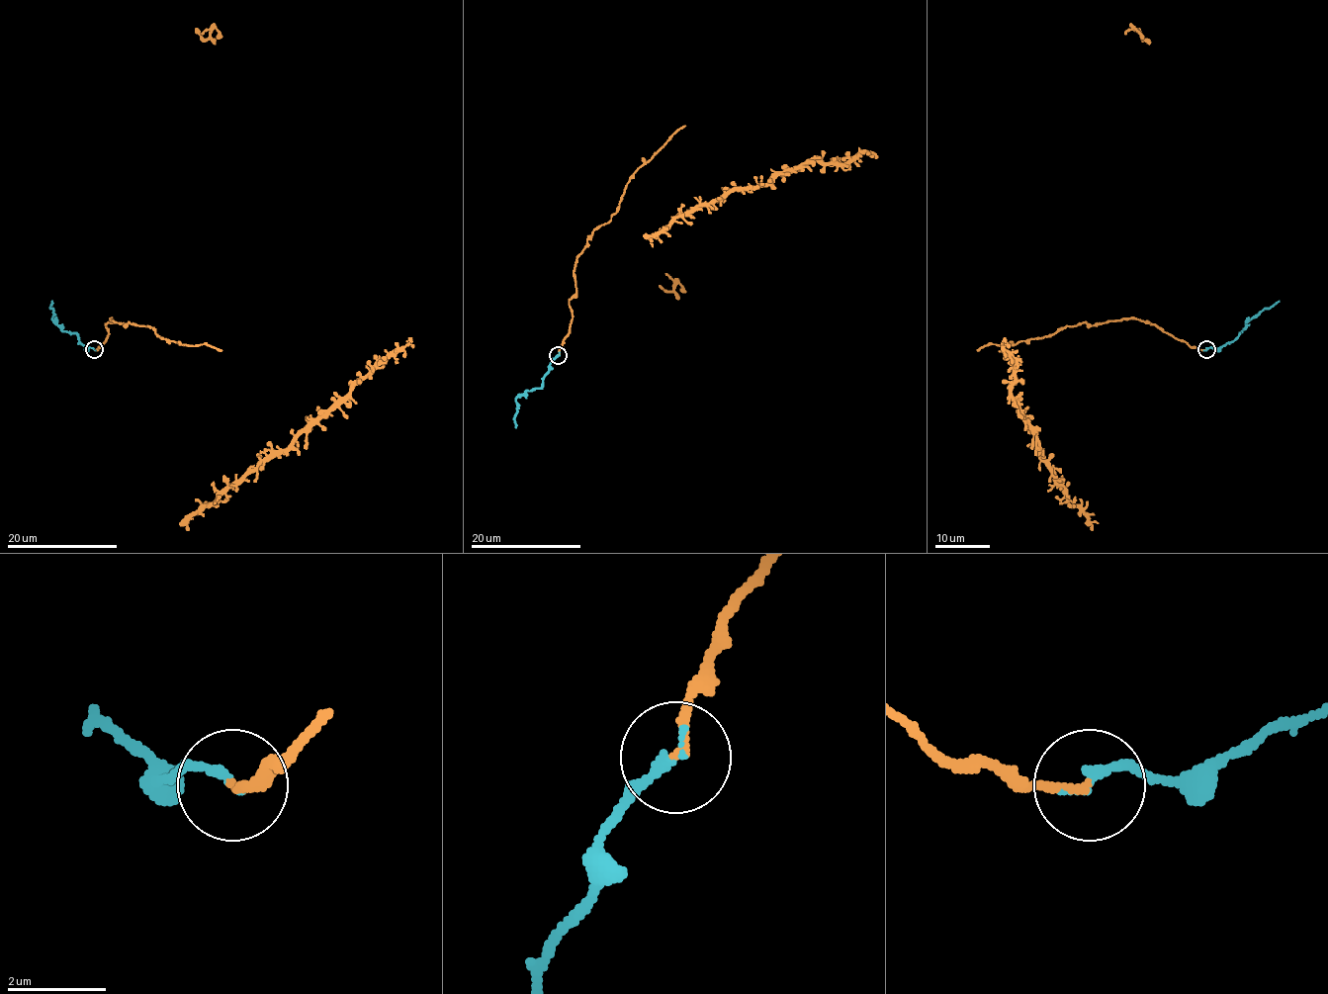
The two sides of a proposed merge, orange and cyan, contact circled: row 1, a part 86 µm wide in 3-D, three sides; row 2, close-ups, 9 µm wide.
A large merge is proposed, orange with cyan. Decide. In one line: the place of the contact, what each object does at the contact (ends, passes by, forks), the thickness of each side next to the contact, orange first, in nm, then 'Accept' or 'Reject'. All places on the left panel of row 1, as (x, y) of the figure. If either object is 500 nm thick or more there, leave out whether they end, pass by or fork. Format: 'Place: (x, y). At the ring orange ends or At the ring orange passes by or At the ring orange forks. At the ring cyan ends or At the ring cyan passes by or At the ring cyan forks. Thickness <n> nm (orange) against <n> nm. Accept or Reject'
Place: (94, 349). At the ring orange ends. At the ring cyan ends. Thickness 180 nm (orange) against 200 nm. Accept

